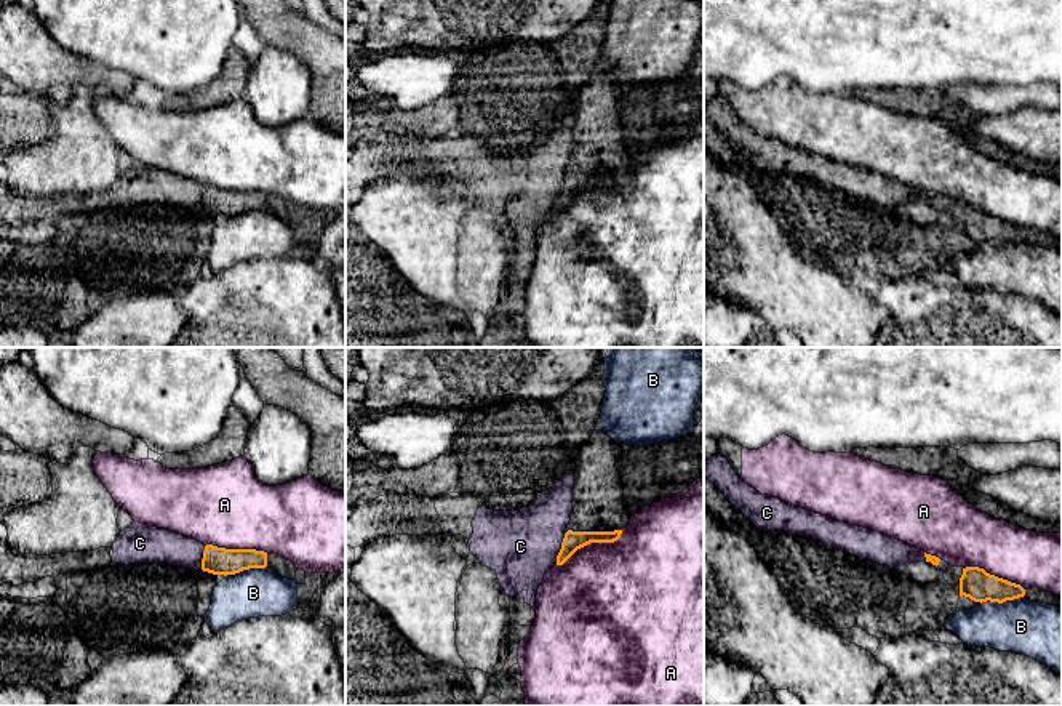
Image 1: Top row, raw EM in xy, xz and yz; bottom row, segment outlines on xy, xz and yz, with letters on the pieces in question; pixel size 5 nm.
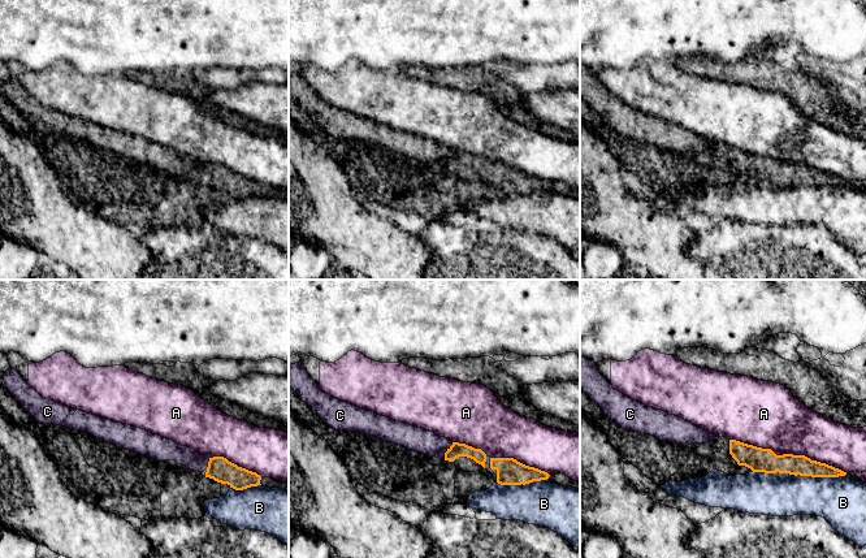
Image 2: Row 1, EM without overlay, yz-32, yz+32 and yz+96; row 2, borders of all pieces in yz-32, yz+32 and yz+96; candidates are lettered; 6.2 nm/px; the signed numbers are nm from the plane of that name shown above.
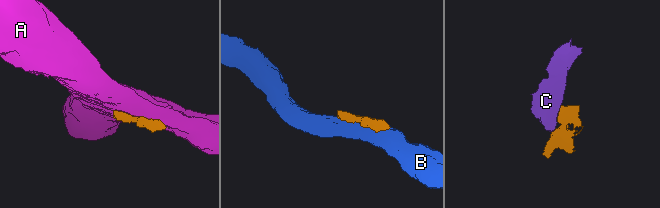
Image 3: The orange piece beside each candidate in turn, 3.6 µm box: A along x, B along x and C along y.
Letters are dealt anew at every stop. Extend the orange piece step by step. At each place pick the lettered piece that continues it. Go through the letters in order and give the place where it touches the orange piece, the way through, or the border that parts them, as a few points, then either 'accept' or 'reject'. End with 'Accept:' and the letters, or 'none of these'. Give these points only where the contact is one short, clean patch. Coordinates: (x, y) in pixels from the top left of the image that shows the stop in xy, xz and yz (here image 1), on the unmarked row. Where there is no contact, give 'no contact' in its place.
A: xz (590, 183) | reject
B: yz (1002, 244) | reject
C: xz (562, 186) | along xz (568, 170), (555, 202) | reject
Accept: none of these

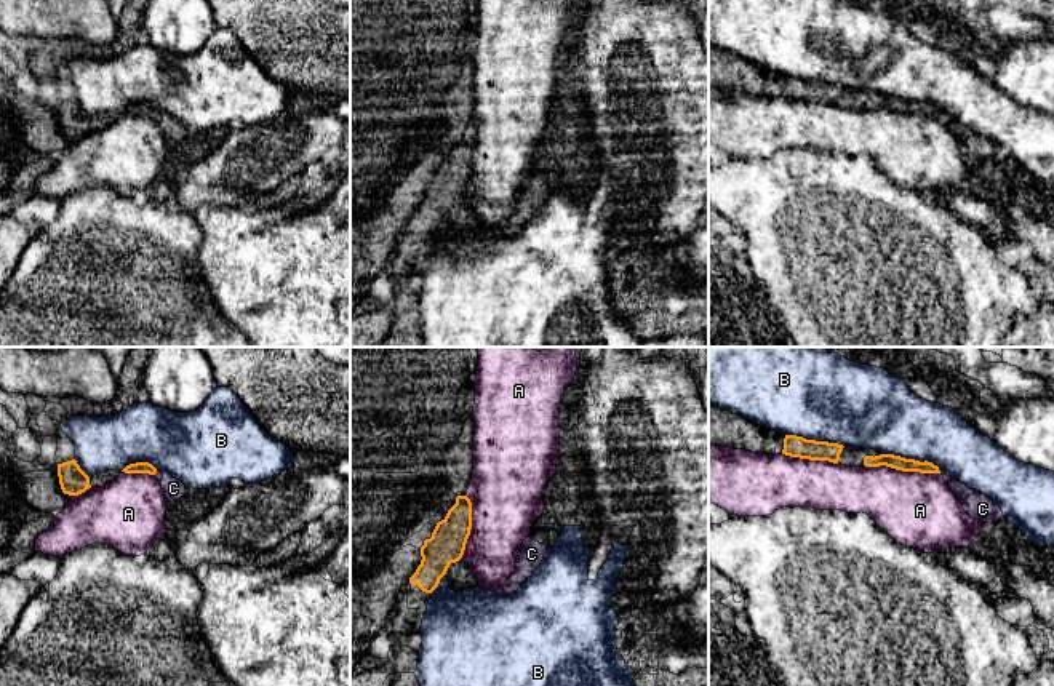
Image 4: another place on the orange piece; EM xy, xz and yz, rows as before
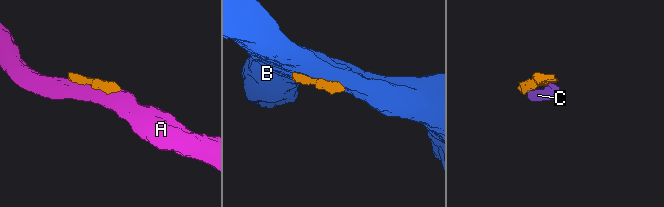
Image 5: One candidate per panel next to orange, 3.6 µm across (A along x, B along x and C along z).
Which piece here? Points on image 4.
A: yz (902, 112) | reject
B: yz (912, 101) | reject
C: xy (155, 114) | across xy (139, 109), (155, 114), (173, 130) | accept
Accept: C

